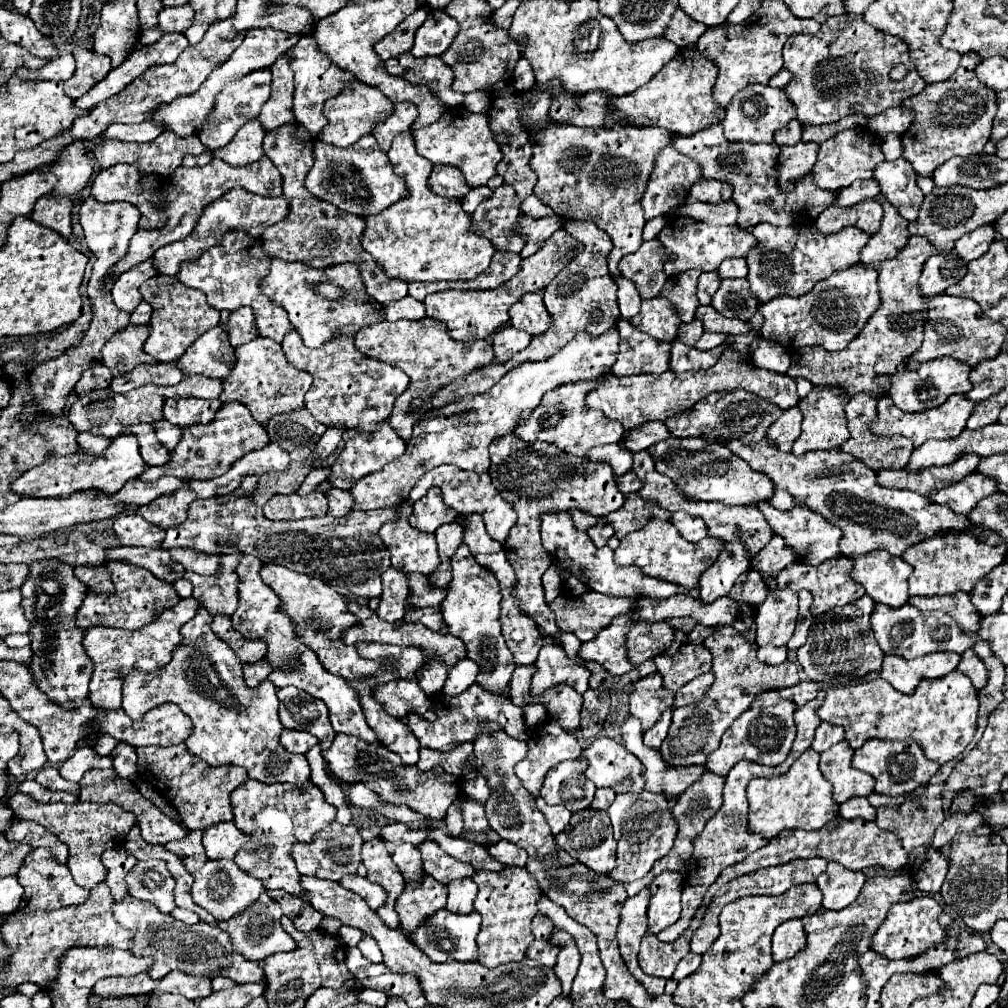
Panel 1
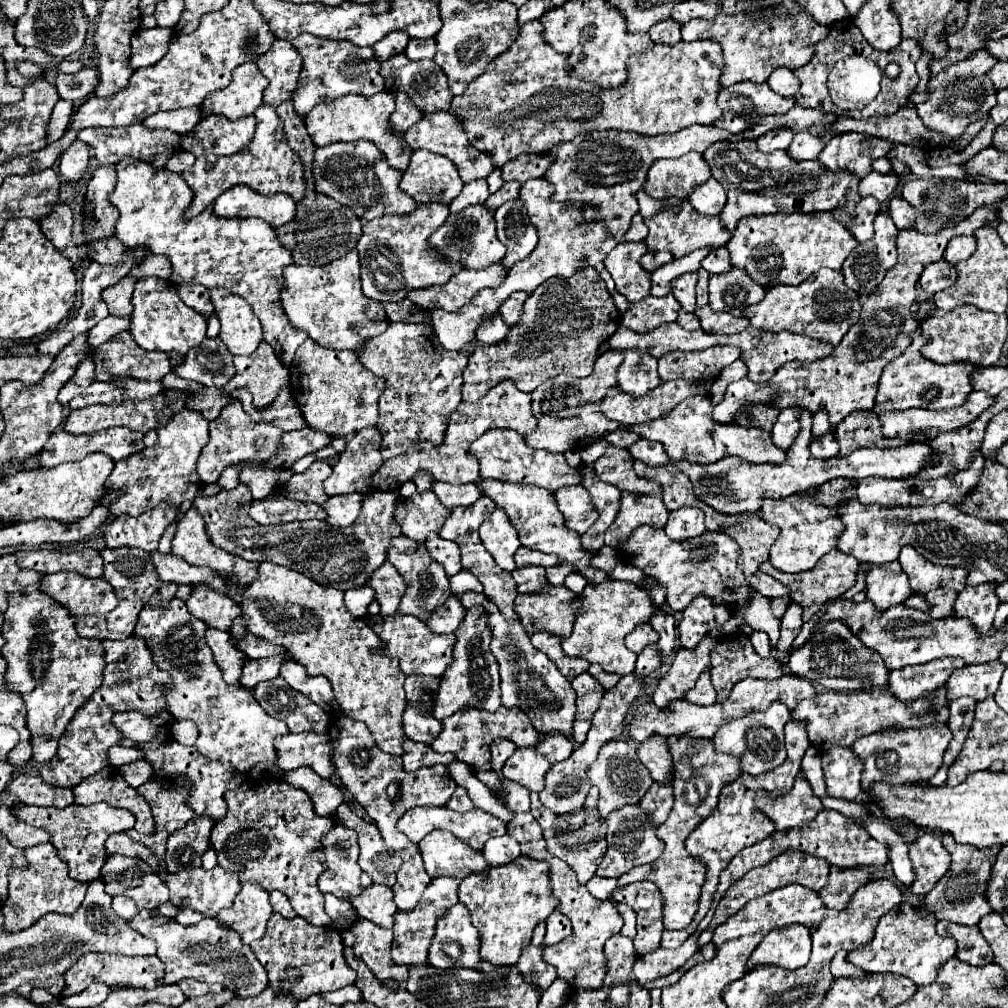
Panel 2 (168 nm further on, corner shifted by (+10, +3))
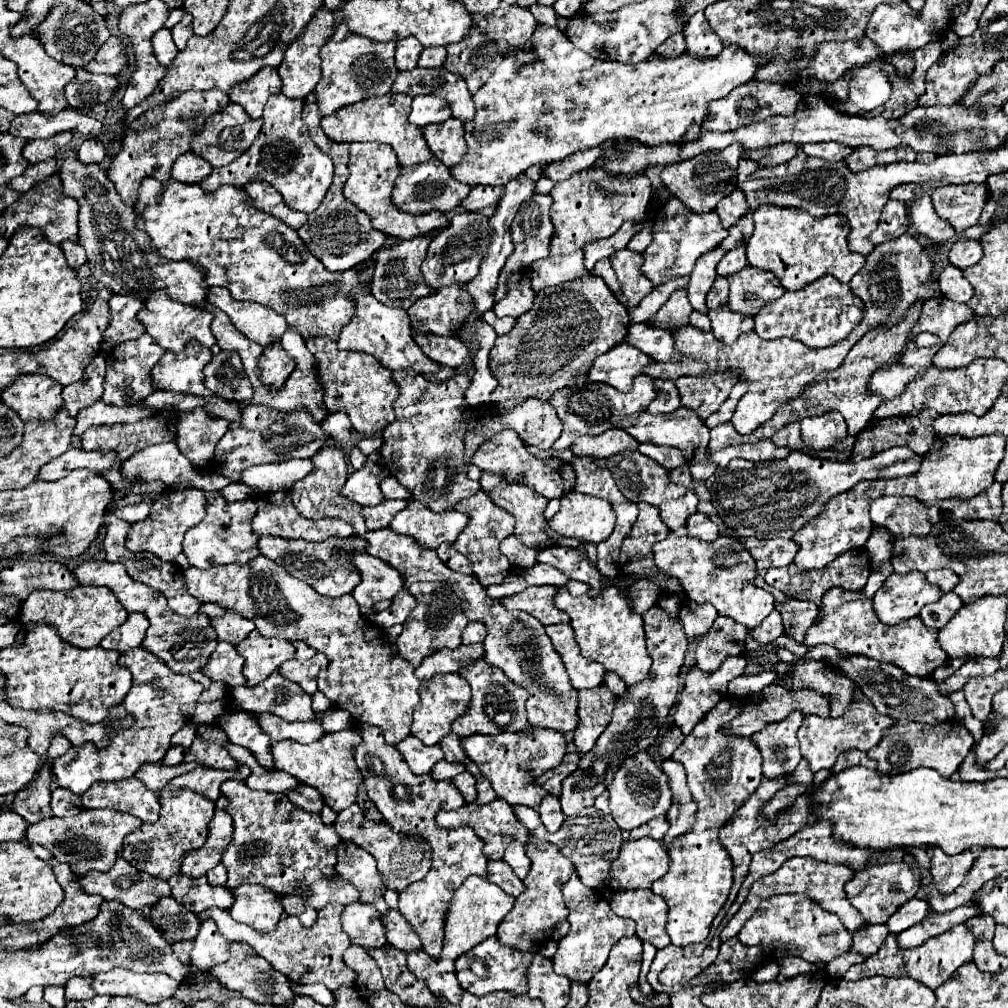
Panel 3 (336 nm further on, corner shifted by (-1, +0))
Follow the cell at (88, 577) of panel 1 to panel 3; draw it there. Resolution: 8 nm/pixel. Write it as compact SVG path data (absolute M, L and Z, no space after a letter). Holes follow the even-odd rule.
M82 587L68 589L68 593L44 593L36 591L28 595L28 599L22 603L22 621L32 623L50 623L58 629L58 635L72 643L74 647L90 649L98 647L102 637L106 637L110 631L120 627L128 617L128 611L116 601L116 595L110 589L104 587Z

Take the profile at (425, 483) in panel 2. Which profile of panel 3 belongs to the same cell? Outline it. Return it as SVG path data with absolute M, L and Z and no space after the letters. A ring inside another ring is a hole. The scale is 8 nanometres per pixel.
M412 369L404 371L392 371L392 379L400 387L400 395L394 403L396 419L382 431L382 457L392 471L392 475L412 491L412 497L428 505L432 511L446 511L452 509L458 501L464 497L474 495L480 489L478 481L470 481L466 477L464 469L464 433L466 433L466 423L470 419L470 407L466 403L464 391L470 387L470 375L468 373L454 373L452 381L440 381L436 385L432 379L420 377L420 373L412 373Z

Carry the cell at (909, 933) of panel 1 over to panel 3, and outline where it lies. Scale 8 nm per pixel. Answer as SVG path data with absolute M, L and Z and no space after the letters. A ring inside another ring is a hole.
M956 925L956 927L948 929L942 935L930 937L924 945L920 945L916 949L900 949L900 945L896 945L896 937L898 937L896 933L890 933L888 939L886 939L886 943L884 943L884 947L876 955L866 957L858 965L852 965L844 977L850 979L850 981L862 979L862 977L872 977L872 975L882 975L882 977L912 977L916 981L922 981L930 989L938 989L960 965L972 961L974 937L972 937L972 933L964 925Z

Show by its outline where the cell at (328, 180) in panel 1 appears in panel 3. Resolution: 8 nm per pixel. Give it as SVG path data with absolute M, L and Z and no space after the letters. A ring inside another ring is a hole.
M352 143L350 145L348 169L350 169L350 175L348 175L348 181L342 187L344 197L348 197L348 201L352 201L358 209L362 209L372 219L372 227L382 231L384 235L410 239L410 237L424 235L424 233L434 231L434 229L448 227L448 219L446 219L444 213L432 211L432 213L412 215L412 213L404 213L404 211L396 209L394 201L390 199L390 193L392 193L392 187L396 183L396 177L400 175L400 165L396 161L396 153L388 145Z

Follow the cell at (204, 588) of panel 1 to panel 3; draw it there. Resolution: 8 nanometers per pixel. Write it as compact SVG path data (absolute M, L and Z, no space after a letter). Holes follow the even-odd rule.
M230 609L222 617L214 617L210 621L218 635L218 641L228 641L232 645L238 645L254 629L252 621L248 621L240 613L232 613Z

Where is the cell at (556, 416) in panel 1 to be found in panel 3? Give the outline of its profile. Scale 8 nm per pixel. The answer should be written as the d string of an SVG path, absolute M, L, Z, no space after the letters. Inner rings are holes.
M640 375L636 381L632 381L632 389L628 393L620 393L618 389L612 389L610 385L600 385L600 383L584 383L582 387L564 387L556 391L550 397L550 403L558 411L558 417L564 423L562 435L558 441L552 445L558 451L570 449L572 443L582 437L582 435L596 435L612 427L620 427L620 421L636 417L636 413L642 413L648 403L656 397L656 387L652 385L652 377Z

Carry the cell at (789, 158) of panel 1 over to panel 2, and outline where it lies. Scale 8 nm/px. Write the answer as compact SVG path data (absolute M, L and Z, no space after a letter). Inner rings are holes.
M795 134L791 146L789 146L789 156L797 160L817 160L819 152L825 148L825 142L817 134Z

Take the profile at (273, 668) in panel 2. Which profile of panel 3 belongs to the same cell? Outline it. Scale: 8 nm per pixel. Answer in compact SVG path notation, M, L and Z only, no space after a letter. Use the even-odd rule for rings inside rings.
M316 653L312 659L300 663L296 659L288 659L284 661L284 665L280 665L278 673L282 673L286 679L300 683L300 687L308 693L314 695L316 693L316 677L318 671L324 669L328 665L328 659L324 657L324 653Z

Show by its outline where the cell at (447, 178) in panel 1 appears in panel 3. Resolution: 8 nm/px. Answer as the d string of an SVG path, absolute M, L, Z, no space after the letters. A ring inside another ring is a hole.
M432 157L430 161L426 161L422 165L400 171L400 177L396 179L396 185L392 189L392 201L406 213L426 213L432 209L436 209L440 213L450 213L464 201L464 197L468 197L470 189L472 189L470 185L456 181L444 163L440 163L436 157Z

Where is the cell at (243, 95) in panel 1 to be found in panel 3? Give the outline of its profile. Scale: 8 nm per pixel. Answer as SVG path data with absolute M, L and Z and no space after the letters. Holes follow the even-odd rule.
M264 67L260 69L260 73L254 73L248 81L234 85L228 97L232 103L238 103L248 113L248 117L260 119L268 97L280 93L280 89L282 89L282 79L278 77L276 69Z

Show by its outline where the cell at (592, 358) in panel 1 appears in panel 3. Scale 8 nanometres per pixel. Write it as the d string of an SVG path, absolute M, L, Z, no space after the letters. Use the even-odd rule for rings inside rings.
M524 399L522 403L510 407L510 409L500 409L496 405L482 405L474 411L472 419L468 422L466 435L464 435L464 461L466 461L466 473L468 473L468 479L472 481L478 481L480 475L482 475L482 469L478 469L476 465L472 465L472 455L476 453L476 449L488 441L490 437L494 437L498 431L504 431L504 429L514 429L522 441L526 445L534 445L538 449L550 449L552 443L560 437L562 433L562 421L558 419L556 411L552 409L552 405L548 401L542 401L540 399ZM478 422L480 423L480 429L474 429L478 427Z

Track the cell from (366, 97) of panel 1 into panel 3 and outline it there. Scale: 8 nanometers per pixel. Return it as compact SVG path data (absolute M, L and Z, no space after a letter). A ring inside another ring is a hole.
M386 93L382 97L370 97L370 99L340 107L336 113L322 117L320 125L322 125L324 133L336 143L352 143L352 141L388 143L396 151L400 165L406 169L412 165L420 165L432 157L432 151L428 149L428 145L424 141L422 129L408 123L410 103L412 103L412 97L408 97L408 95Z

